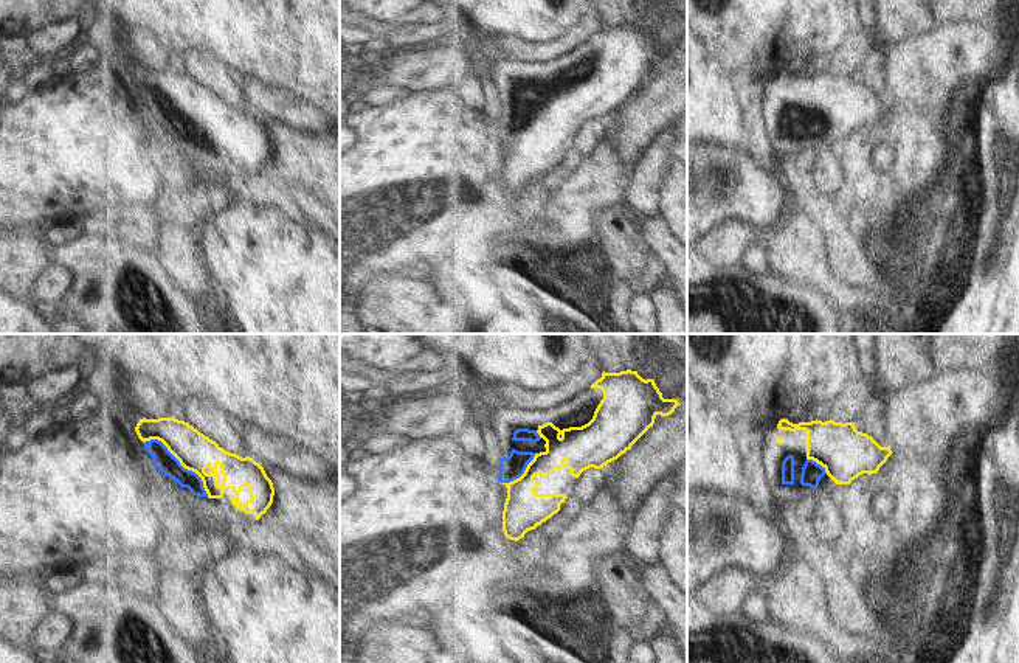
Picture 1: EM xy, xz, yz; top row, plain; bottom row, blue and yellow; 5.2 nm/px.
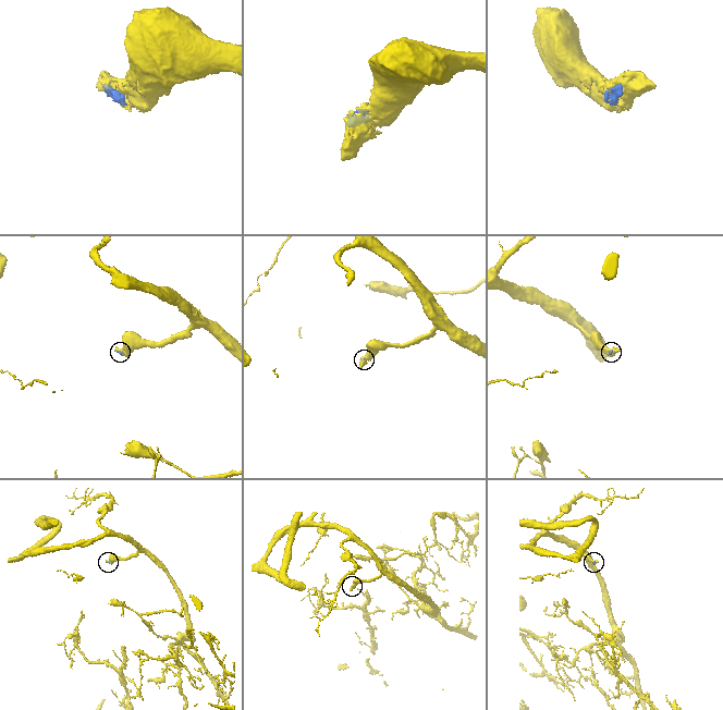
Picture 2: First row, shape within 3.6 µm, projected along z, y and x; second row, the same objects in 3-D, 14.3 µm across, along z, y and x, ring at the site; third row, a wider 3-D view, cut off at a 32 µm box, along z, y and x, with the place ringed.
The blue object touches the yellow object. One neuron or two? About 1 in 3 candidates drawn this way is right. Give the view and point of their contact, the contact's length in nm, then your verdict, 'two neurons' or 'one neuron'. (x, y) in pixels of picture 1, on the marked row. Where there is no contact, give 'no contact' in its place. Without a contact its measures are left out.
meets blue in xy at (179, 463); contact 440 nm long; one neuron

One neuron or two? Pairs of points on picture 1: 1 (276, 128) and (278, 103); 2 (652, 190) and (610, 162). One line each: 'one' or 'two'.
1: two
2: two

